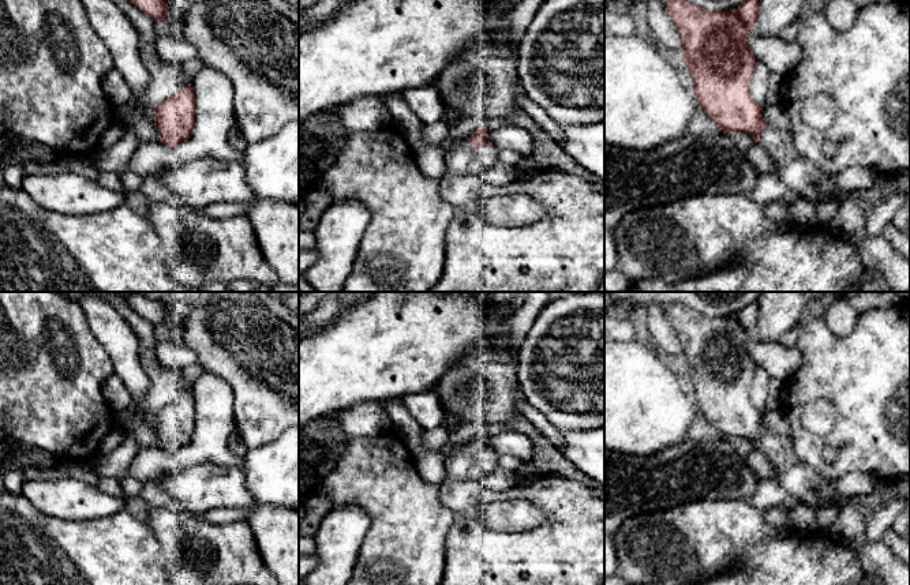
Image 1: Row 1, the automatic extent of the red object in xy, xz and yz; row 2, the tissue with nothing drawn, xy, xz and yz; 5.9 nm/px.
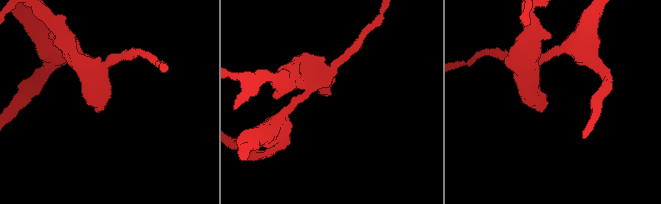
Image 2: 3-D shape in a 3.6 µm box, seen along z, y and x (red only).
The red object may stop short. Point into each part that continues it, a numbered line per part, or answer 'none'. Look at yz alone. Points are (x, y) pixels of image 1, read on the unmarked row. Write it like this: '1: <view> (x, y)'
1: yz (800, 480)

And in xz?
1: xz (464, 465)

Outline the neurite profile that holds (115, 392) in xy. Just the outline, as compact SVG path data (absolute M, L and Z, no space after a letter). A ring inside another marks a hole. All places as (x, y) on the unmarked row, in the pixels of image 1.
M112 374L102 386L102 394L115 413L126 412L132 406L131 395L121 379Z

